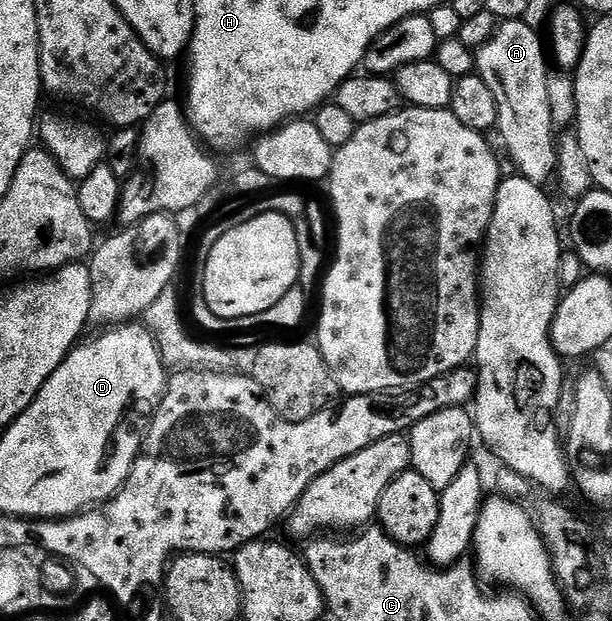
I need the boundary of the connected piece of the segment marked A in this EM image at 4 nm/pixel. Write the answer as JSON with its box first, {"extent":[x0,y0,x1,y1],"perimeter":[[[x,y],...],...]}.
{"extent":[475,17,557,185],"perimeter":[[[505,17],[497,23],[492,35],[476,48],[475,71],[487,81],[495,93],[496,130],[513,158],[522,179],[545,185],[557,170],[557,145],[551,103],[547,97],[547,81],[551,70],[545,64],[545,47],[534,28],[521,17]]]}

